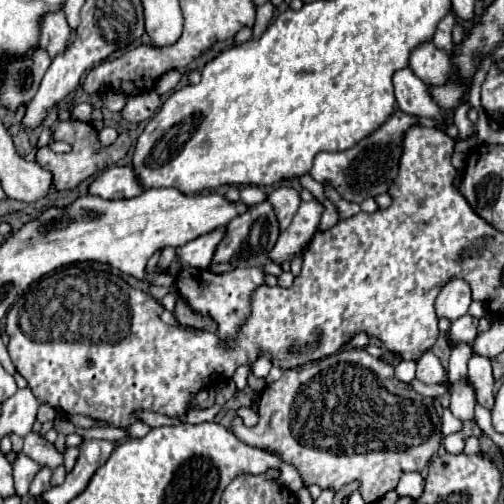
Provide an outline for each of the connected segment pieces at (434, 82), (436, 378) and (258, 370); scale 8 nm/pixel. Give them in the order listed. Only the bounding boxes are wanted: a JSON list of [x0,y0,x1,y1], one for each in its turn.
[[410,42,450,88],[416,350,450,388],[252,358,272,378]]

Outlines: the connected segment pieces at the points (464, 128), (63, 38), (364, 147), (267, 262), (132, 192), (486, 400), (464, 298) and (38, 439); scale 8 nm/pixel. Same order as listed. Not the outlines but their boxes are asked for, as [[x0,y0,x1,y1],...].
[[454,104,476,140],[40,12,70,58],[310,110,416,204],[210,202,282,276],[90,168,144,200],[468,354,494,410],[436,280,472,322],[24,432,64,470]]

